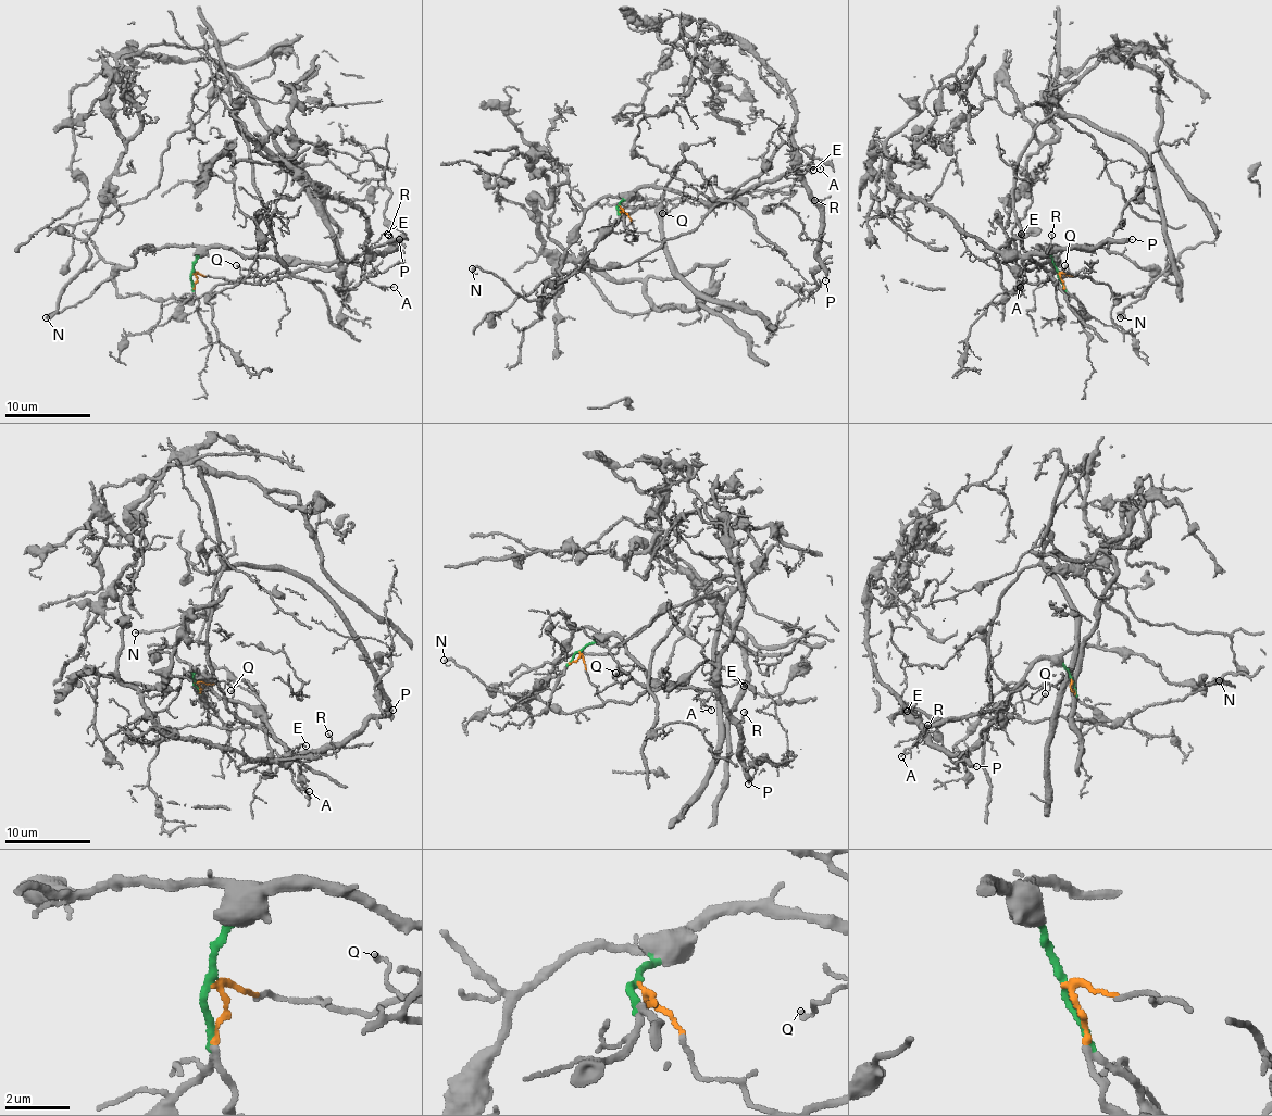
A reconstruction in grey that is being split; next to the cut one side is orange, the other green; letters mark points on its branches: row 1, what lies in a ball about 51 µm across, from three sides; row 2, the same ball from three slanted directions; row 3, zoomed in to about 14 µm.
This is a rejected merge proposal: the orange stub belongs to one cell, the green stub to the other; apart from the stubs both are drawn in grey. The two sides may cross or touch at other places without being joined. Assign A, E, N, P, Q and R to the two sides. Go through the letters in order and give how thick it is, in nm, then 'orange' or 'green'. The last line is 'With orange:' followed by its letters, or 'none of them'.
A: 100 nm thick; green
E: 110 nm thick; green
N: 240 nm thick; green
P: 260 nm thick; green
Q: 110 nm thick; green
R: 90 nm thick; green
With orange: none of them

